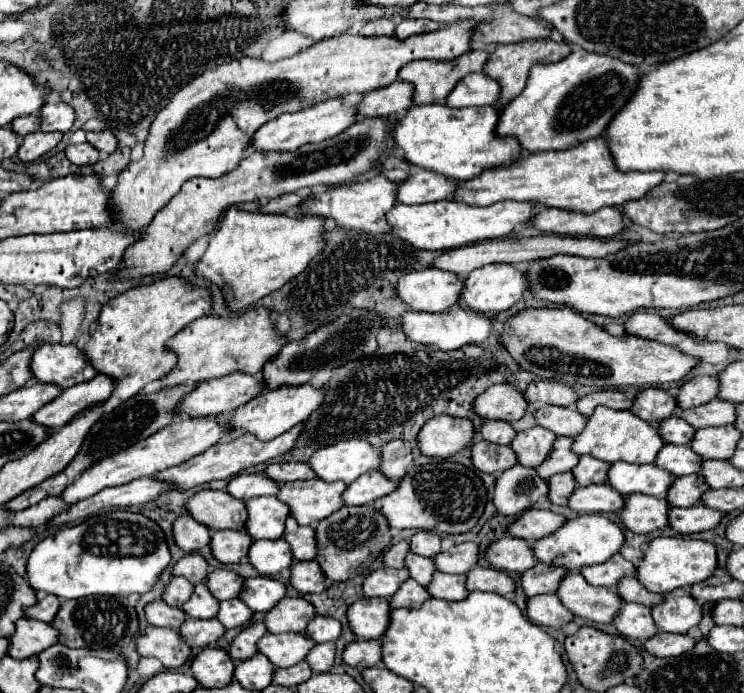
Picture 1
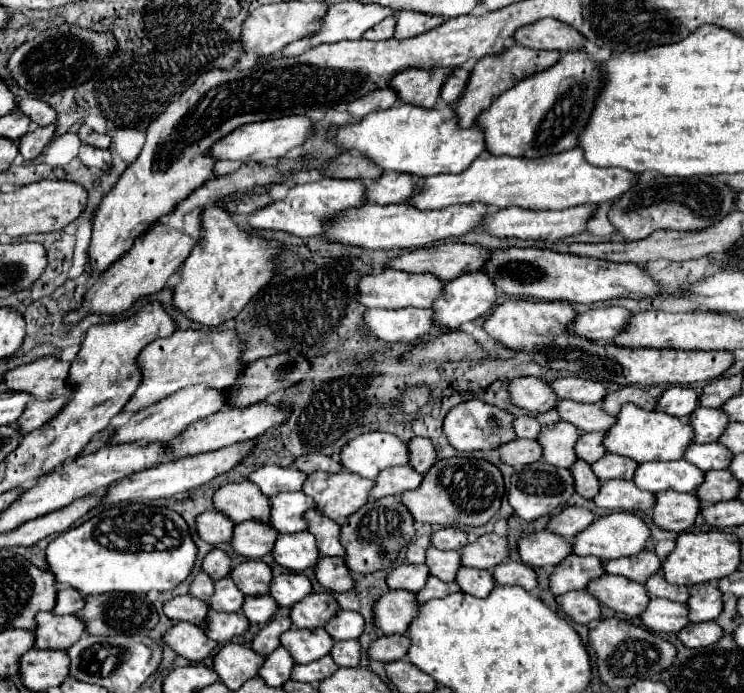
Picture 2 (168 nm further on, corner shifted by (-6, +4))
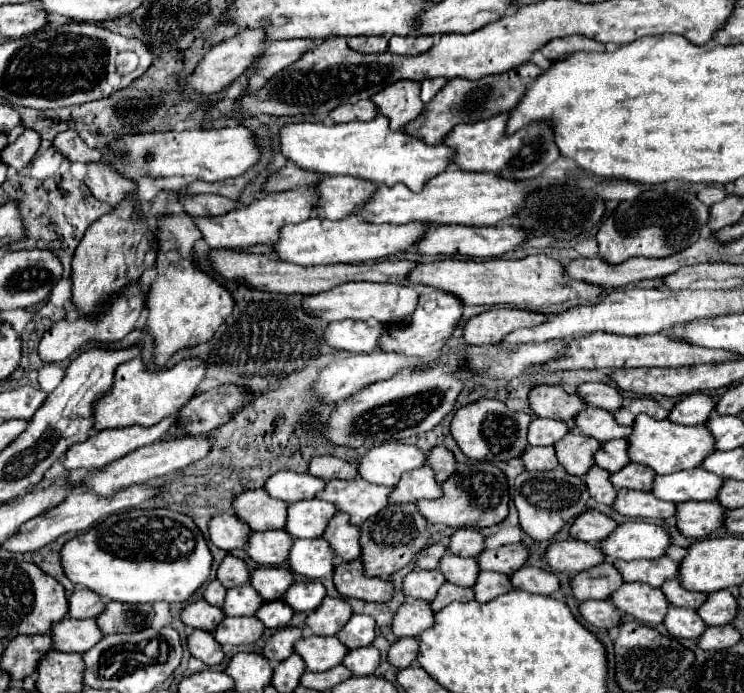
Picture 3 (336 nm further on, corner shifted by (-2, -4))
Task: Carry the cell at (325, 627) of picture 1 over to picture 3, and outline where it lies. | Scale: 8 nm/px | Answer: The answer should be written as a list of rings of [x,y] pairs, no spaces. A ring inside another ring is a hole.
[[[353,615],[347,625],[337,633],[343,643],[369,643],[375,639],[375,621],[369,615]]]

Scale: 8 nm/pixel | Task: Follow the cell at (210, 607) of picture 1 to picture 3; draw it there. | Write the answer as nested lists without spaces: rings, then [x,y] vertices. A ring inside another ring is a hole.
[[[245,583],[241,587],[231,587],[227,589],[225,603],[223,603],[223,613],[229,617],[243,617],[243,615],[253,615],[261,607],[263,599],[257,595],[257,591],[251,591],[251,585]]]

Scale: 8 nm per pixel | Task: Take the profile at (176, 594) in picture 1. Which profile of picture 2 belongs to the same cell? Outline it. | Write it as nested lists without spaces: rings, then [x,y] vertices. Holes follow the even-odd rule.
[[[201,571],[201,573],[193,579],[189,593],[191,593],[193,597],[197,597],[197,599],[205,599],[205,601],[207,601],[207,599],[215,593],[215,581],[213,581],[207,573]]]

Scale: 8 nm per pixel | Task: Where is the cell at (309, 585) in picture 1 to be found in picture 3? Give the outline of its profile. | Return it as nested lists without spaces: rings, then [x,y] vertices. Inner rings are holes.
[[[361,561],[337,563],[333,573],[333,583],[345,599],[363,601],[389,601],[393,595],[393,585],[377,577],[365,577]]]

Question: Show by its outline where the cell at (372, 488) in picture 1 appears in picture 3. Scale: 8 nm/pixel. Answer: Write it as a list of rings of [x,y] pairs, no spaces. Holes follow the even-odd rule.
[[[423,465],[421,469],[403,473],[401,481],[393,487],[393,493],[389,495],[389,503],[409,503],[435,497],[441,497],[441,487],[435,481],[435,473],[427,465]]]

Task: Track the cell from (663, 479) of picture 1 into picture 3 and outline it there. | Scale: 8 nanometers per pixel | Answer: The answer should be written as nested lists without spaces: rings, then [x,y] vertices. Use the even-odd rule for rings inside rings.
[[[703,467],[687,469],[673,475],[657,475],[653,481],[653,495],[663,501],[715,501],[723,477],[705,471]]]

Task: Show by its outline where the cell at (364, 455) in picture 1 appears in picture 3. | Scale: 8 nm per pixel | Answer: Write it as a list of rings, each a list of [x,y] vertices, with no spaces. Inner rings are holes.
[[[381,443],[369,449],[359,465],[357,473],[375,485],[395,485],[405,471],[417,469],[425,463],[425,453],[413,445],[405,443]]]

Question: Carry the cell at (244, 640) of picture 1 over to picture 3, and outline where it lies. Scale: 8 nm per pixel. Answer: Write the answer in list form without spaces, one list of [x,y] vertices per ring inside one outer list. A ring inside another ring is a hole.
[[[281,627],[275,631],[275,635],[271,635],[263,647],[263,655],[273,661],[285,661],[291,653],[293,653],[293,643],[301,639],[301,629],[299,627]],[[277,657],[285,657],[285,659],[277,659]]]

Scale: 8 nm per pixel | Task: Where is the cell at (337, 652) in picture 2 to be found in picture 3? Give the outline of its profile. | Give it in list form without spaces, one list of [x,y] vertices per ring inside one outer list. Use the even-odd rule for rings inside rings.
[[[361,647],[353,649],[345,655],[343,665],[353,675],[371,675],[379,665],[379,651],[375,647]]]

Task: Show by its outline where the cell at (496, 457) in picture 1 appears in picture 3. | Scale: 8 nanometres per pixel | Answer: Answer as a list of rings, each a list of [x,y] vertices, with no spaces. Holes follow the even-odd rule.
[[[525,447],[519,457],[525,465],[525,471],[539,471],[539,469],[555,469],[557,457],[553,447]]]

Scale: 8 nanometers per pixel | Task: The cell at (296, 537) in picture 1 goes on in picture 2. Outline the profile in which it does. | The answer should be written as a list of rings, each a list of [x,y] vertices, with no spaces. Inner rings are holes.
[[[311,509],[305,513],[305,519],[309,523],[309,531],[317,537],[319,551],[323,555],[335,555],[335,557],[345,557],[345,547],[341,545],[341,525],[323,515],[321,509]]]

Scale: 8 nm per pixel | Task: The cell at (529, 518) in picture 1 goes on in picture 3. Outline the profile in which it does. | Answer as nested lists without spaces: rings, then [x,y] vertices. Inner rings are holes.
[[[585,511],[581,513],[579,517],[575,517],[571,521],[571,527],[569,527],[569,535],[571,539],[579,539],[579,541],[585,541],[585,543],[593,543],[597,545],[601,539],[605,539],[613,529],[617,527],[617,523],[599,513],[599,511]]]

